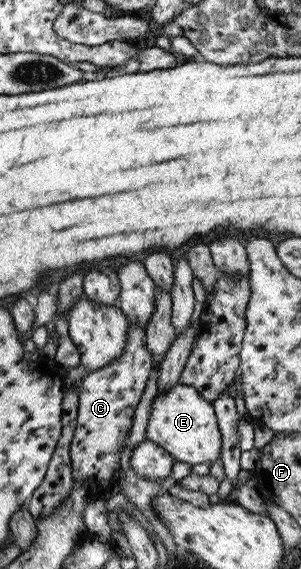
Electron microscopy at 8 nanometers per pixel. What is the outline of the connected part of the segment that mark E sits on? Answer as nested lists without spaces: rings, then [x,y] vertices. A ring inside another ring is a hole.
[[[180,383],[154,397],[150,405],[145,435],[157,443],[174,461],[193,466],[209,463],[221,454],[221,433],[213,412],[213,405],[198,395],[194,387]]]

